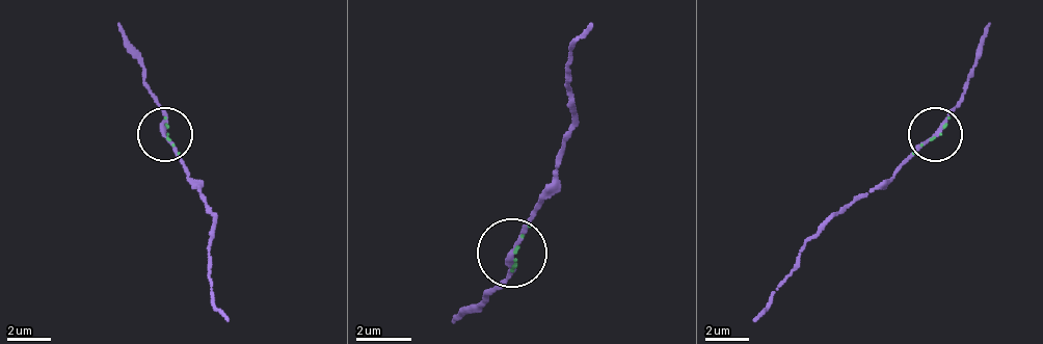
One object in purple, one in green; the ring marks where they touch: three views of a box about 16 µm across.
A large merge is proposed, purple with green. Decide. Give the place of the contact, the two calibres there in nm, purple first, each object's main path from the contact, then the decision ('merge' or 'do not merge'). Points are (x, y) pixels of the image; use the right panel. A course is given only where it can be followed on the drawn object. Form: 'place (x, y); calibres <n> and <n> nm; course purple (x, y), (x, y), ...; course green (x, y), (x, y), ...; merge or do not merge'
place (935, 134); calibres 190 and 60 nm; course purple (934, 133), (830, 219), (771, 307), (754, 323); course green (934, 138), (912, 154); merge

